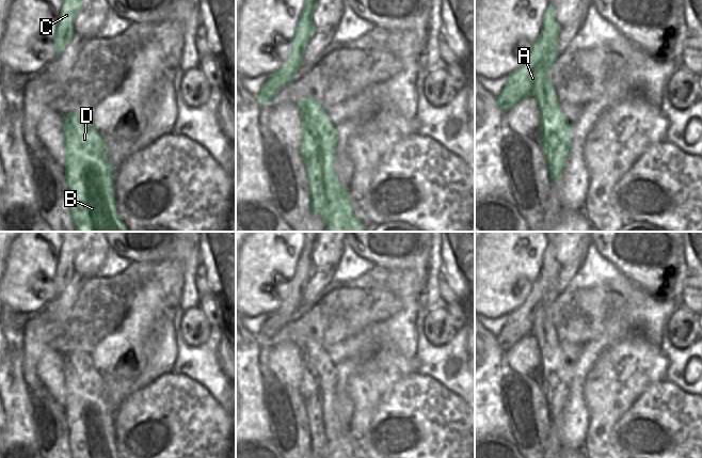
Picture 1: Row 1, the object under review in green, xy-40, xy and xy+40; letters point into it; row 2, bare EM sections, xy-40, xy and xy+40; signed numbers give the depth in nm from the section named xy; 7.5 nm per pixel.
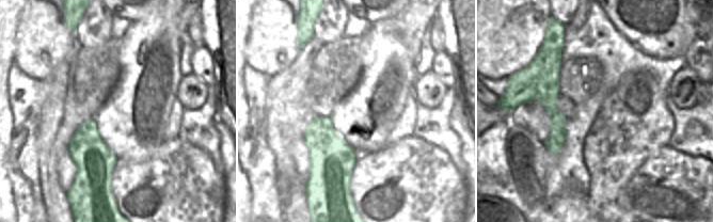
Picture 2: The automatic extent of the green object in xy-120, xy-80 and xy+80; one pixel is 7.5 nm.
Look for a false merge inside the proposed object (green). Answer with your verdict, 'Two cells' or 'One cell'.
Two cells.

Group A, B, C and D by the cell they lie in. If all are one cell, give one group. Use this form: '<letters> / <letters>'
A C / B D

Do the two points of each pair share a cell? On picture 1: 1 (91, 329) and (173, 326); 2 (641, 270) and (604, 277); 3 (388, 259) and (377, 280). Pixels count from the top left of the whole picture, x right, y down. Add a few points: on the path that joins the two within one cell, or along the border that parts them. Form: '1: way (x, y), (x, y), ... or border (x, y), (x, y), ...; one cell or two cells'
1: border (177, 306), (161, 338), (153, 341), (155, 349); two cells
2: border (604, 257), (642, 289); two cells
3: border (375, 264), (393, 270), (408, 270); two cells

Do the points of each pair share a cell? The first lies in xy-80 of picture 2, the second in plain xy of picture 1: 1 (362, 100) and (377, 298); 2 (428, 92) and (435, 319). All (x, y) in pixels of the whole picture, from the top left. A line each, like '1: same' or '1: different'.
1: same
2: same

